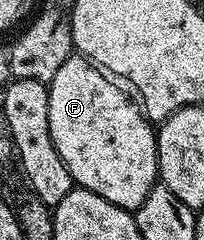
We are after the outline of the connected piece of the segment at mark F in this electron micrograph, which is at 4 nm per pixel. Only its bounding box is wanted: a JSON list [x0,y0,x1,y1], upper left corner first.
[48,55,159,211]

